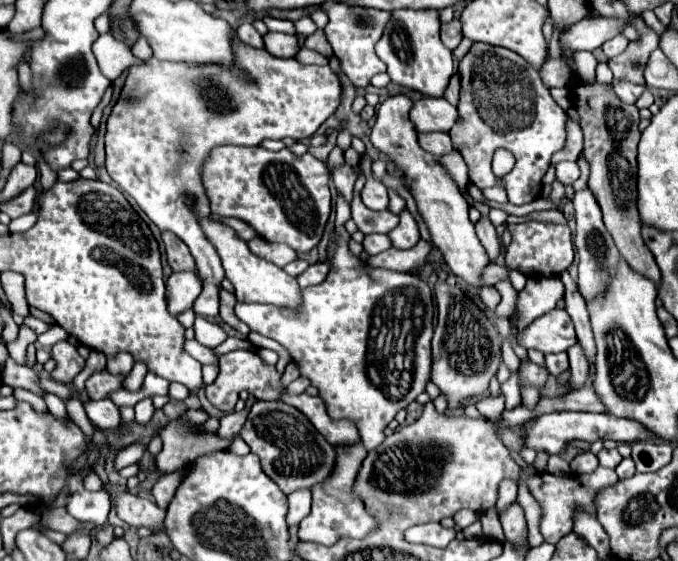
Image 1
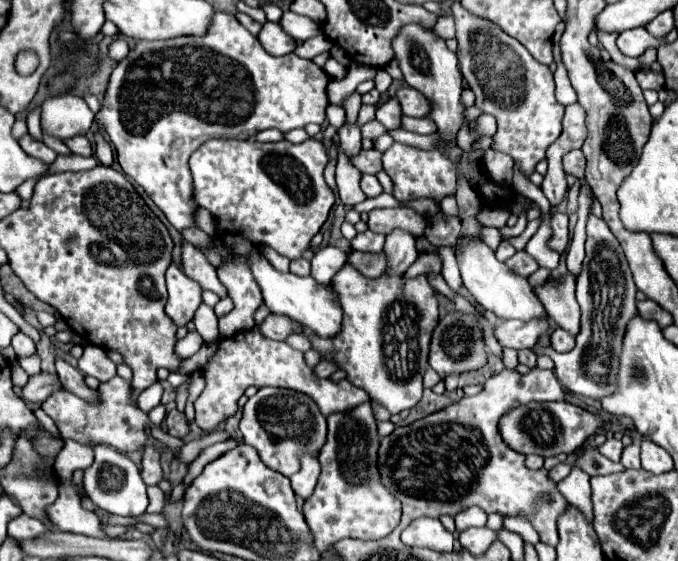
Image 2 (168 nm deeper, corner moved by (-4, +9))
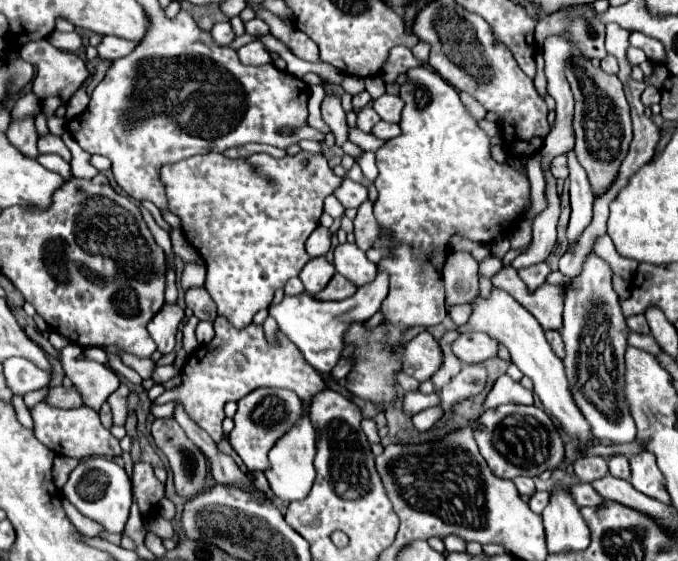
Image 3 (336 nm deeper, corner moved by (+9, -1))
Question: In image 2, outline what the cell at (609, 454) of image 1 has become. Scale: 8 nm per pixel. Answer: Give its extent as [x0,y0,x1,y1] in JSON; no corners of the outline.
[598,438,622,462]

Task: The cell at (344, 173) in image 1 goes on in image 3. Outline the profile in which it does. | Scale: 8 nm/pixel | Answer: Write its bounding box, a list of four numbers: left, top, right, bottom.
[321,94,349,146]

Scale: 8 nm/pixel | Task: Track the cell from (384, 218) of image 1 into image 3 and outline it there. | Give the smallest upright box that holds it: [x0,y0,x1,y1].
[353,200,381,252]

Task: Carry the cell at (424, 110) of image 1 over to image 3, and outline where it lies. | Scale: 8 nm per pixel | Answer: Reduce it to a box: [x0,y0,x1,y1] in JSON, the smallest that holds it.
[373,94,403,122]

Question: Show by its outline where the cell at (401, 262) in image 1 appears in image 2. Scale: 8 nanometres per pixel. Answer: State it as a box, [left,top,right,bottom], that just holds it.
[348,250,388,278]

